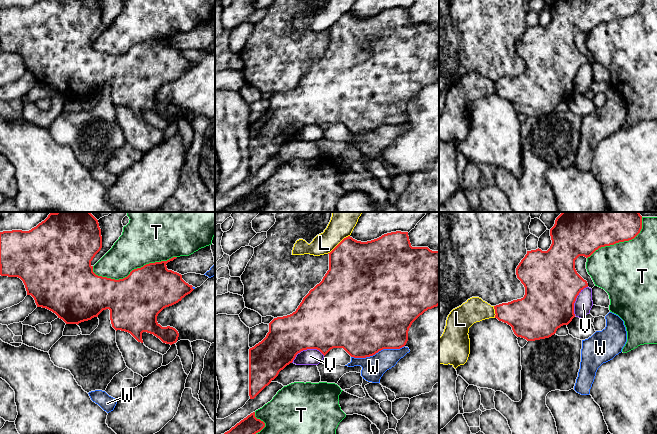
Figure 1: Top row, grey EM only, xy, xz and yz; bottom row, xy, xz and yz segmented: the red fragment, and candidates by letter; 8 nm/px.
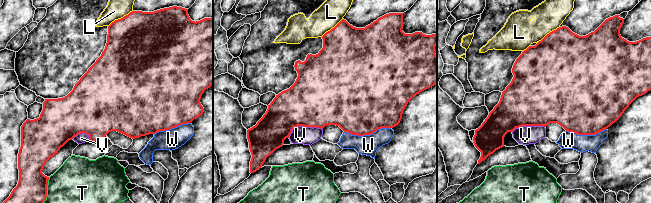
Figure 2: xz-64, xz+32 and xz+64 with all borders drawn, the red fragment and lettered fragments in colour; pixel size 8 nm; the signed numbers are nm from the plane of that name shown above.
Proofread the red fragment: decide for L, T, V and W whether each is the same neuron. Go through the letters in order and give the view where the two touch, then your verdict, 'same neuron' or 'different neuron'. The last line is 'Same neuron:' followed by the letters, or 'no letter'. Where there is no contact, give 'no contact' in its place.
L: contact in xz; different neuron
T: contact in xy; different neuron
V: contact in xz; different neuron
W: contact in xz; different neuron
Same neuron: no letter

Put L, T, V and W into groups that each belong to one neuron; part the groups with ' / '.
L / T / V W

